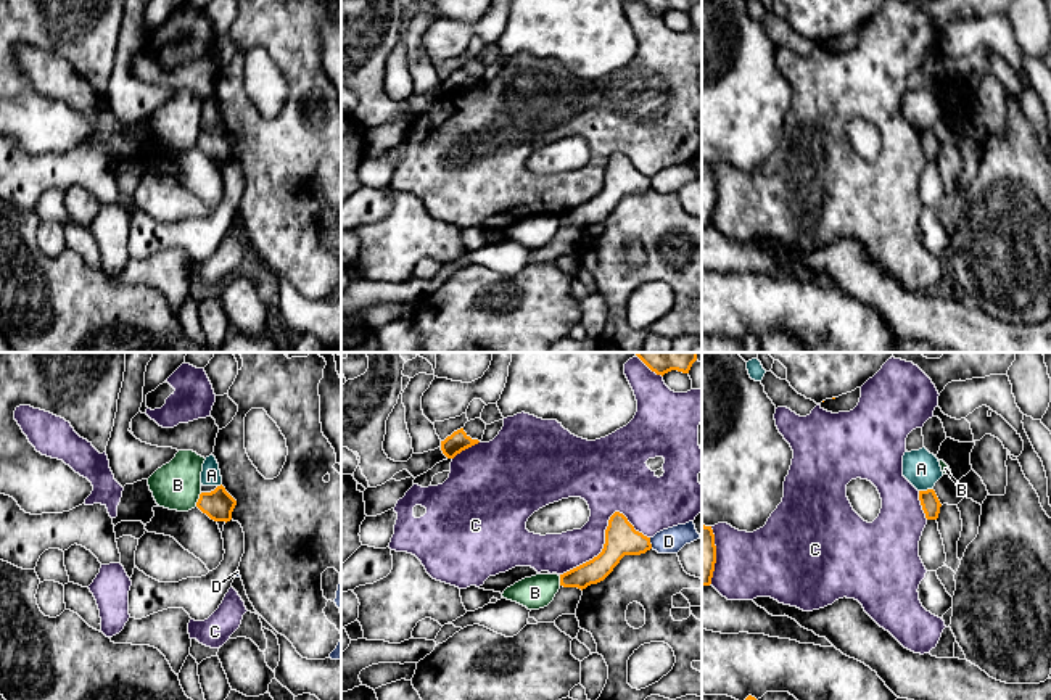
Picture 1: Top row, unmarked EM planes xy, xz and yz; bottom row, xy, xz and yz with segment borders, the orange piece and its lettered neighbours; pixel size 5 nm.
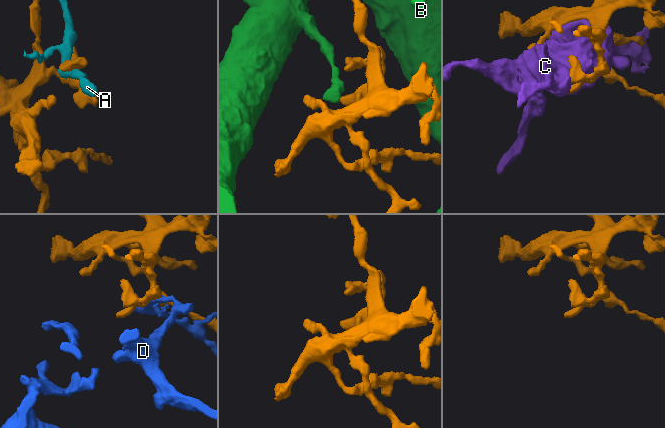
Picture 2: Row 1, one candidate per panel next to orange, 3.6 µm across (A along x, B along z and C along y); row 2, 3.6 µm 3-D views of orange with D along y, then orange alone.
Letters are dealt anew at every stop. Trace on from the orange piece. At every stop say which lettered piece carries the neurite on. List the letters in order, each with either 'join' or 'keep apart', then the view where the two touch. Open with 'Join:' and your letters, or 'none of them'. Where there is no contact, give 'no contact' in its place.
Join: none of them
A: keep apart; contact in yz
B: keep apart; contact in xy
C: keep apart; contact in xz
D: keep apart; contact in xz

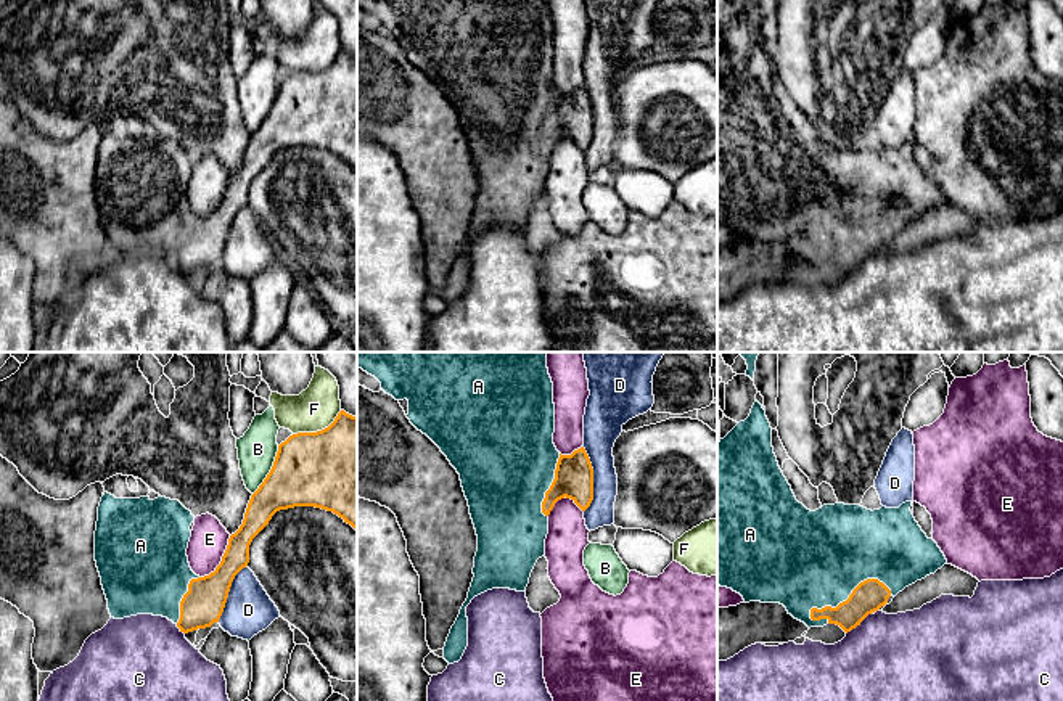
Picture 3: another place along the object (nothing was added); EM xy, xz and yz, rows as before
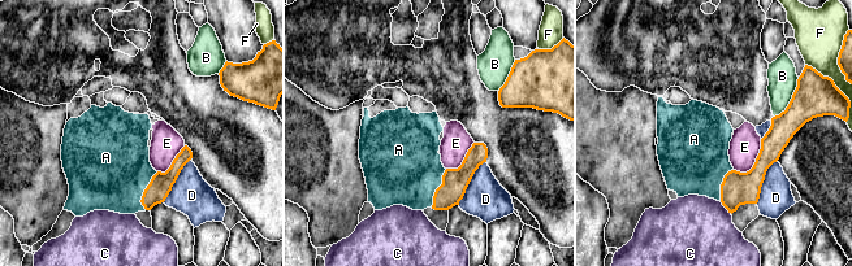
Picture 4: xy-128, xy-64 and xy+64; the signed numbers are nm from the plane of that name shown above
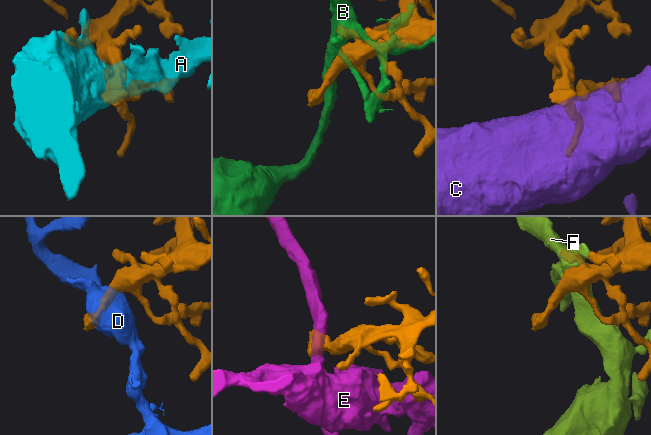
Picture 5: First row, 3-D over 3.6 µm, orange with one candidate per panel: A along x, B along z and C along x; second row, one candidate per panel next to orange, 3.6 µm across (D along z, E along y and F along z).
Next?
Join: A
A: join; contact in yz
B: keep apart; contact in xy
C: keep apart; contact in yz
D: keep apart; contact in xz
E: keep apart; contact in xy
F: keep apart; contact in xy

